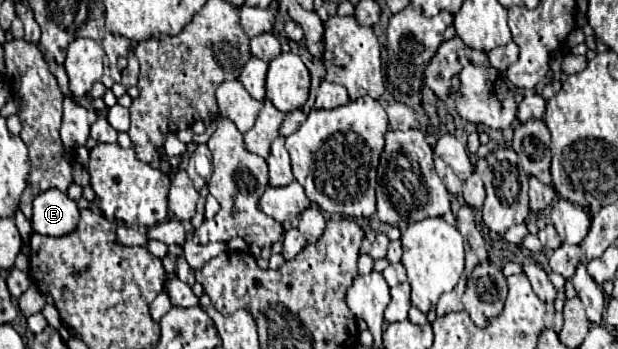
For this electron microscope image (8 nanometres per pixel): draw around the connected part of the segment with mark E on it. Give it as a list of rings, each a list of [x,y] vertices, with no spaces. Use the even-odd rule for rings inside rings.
[[[47,189],[33,199],[31,227],[39,235],[61,237],[75,229],[79,219],[79,209],[59,189]]]

